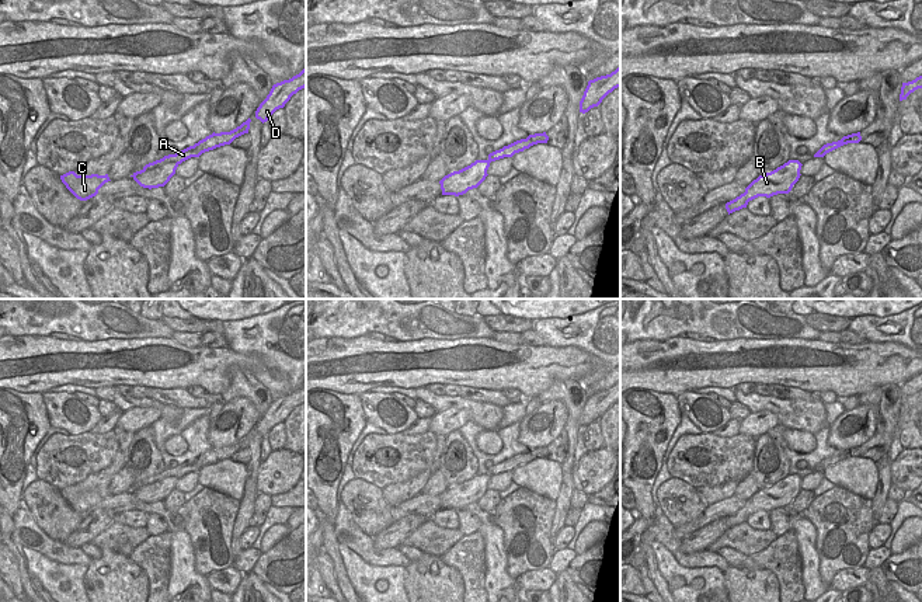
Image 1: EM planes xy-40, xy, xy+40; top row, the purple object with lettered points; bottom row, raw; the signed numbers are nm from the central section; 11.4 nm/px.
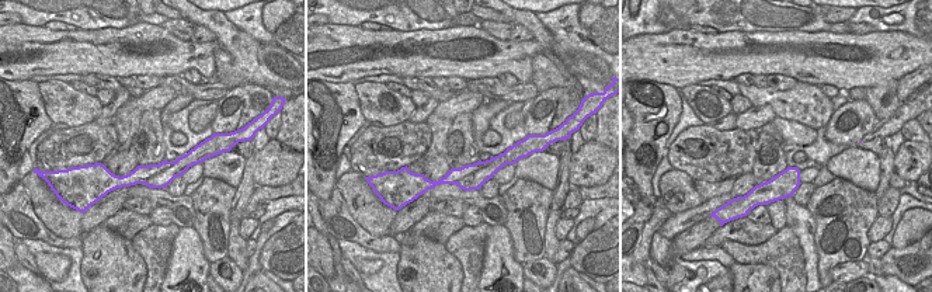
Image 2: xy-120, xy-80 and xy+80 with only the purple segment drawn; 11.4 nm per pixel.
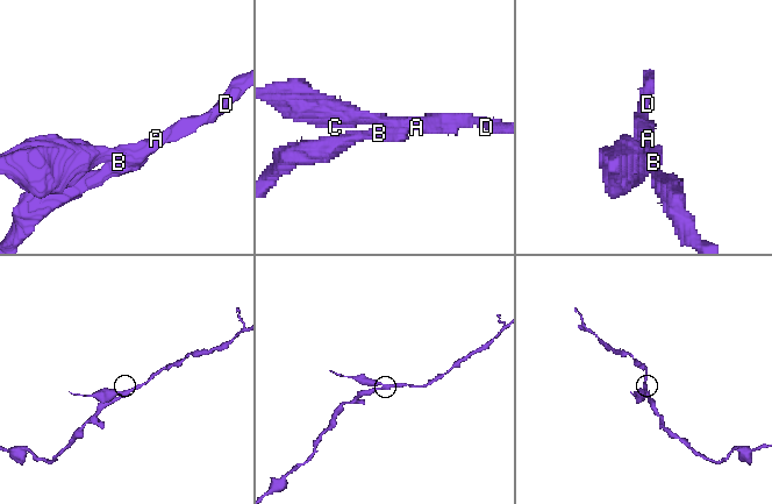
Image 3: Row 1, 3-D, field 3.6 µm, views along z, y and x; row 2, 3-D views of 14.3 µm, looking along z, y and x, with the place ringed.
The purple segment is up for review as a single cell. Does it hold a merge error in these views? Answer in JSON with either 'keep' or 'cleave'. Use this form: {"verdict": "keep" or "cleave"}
{"verdict": "cleave"}

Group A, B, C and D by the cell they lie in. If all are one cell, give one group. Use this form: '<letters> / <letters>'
A C / B D

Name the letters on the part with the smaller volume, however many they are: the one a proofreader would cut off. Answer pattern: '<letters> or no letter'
A, C

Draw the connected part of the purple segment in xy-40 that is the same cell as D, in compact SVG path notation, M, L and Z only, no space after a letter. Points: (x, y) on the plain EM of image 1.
M306 382L289 394L283 394L272 400L267 413L255 425L255 432L262 438L279 422L290 414L293 408L306 401Z

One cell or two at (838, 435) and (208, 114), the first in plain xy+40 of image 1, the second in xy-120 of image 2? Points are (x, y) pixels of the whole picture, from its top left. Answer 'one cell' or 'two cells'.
two cells

